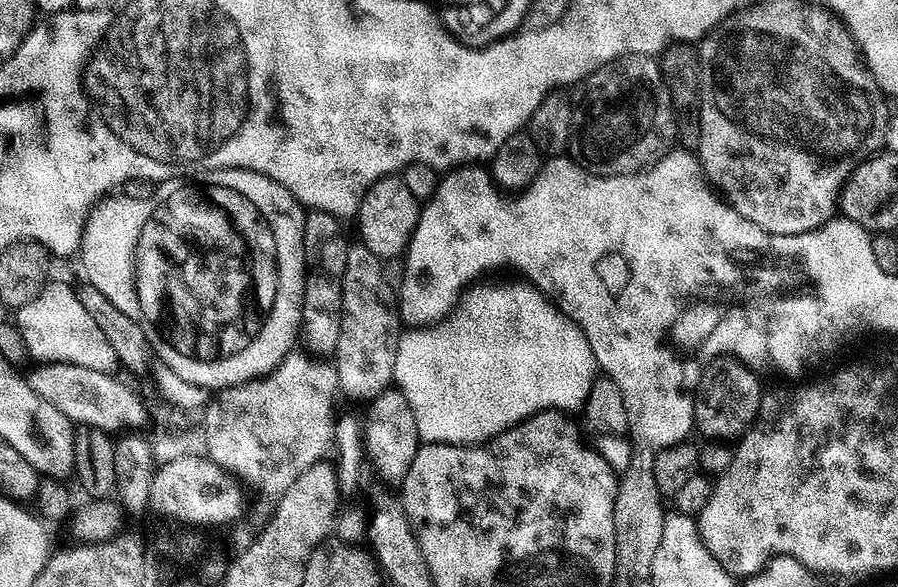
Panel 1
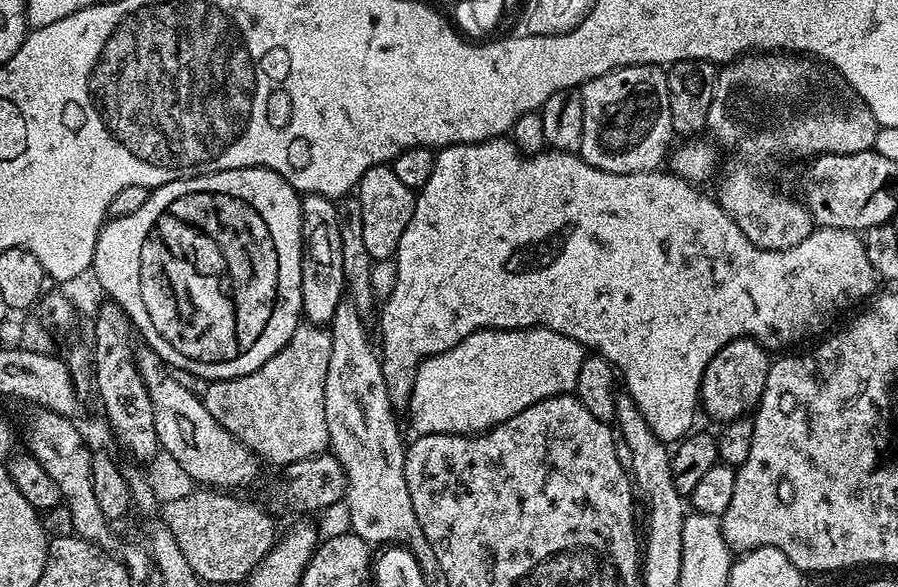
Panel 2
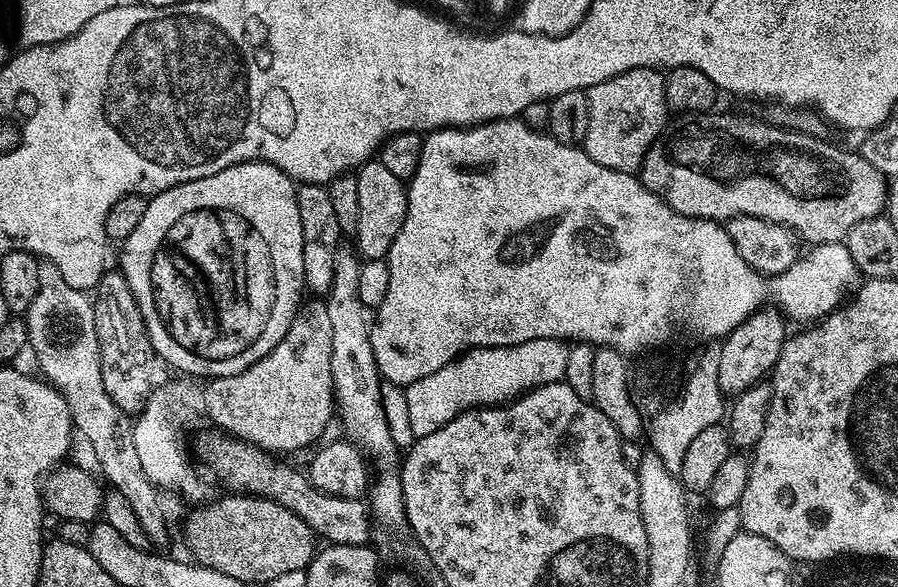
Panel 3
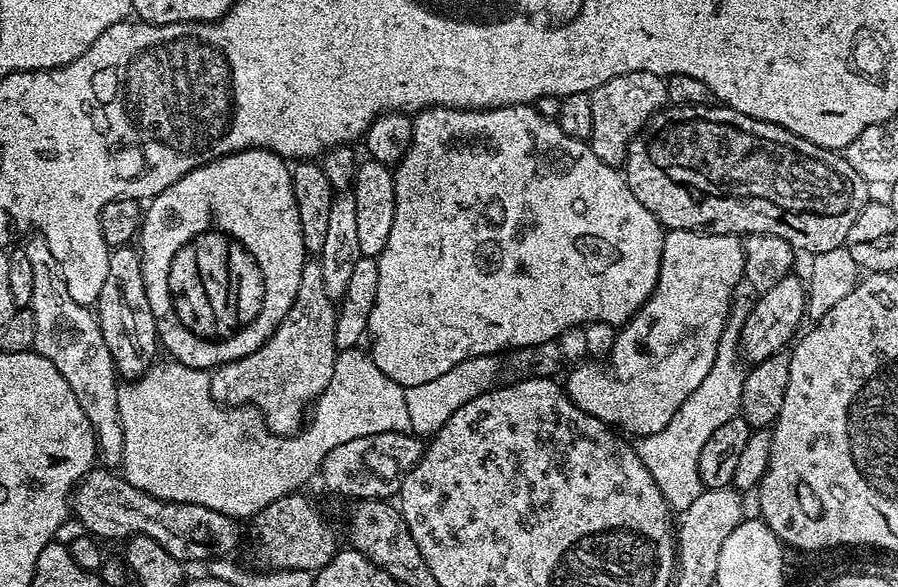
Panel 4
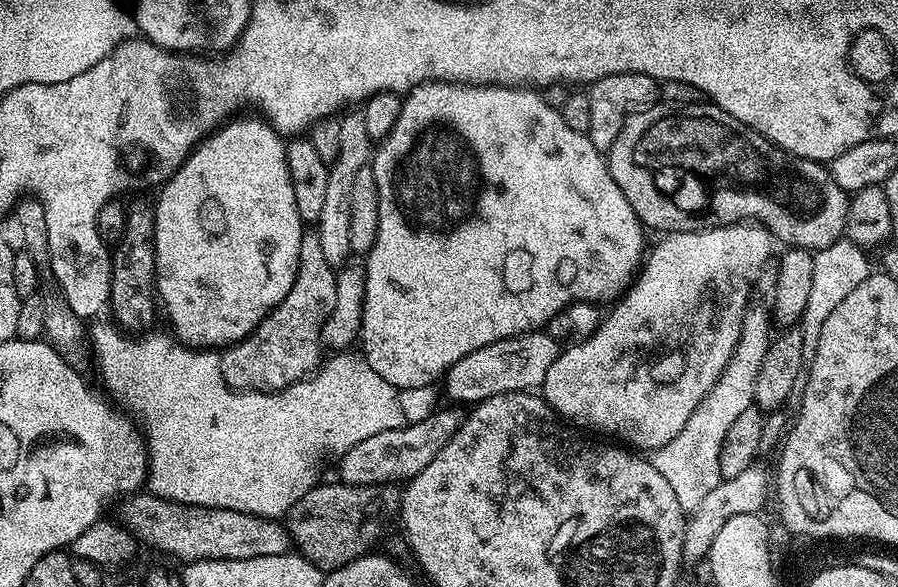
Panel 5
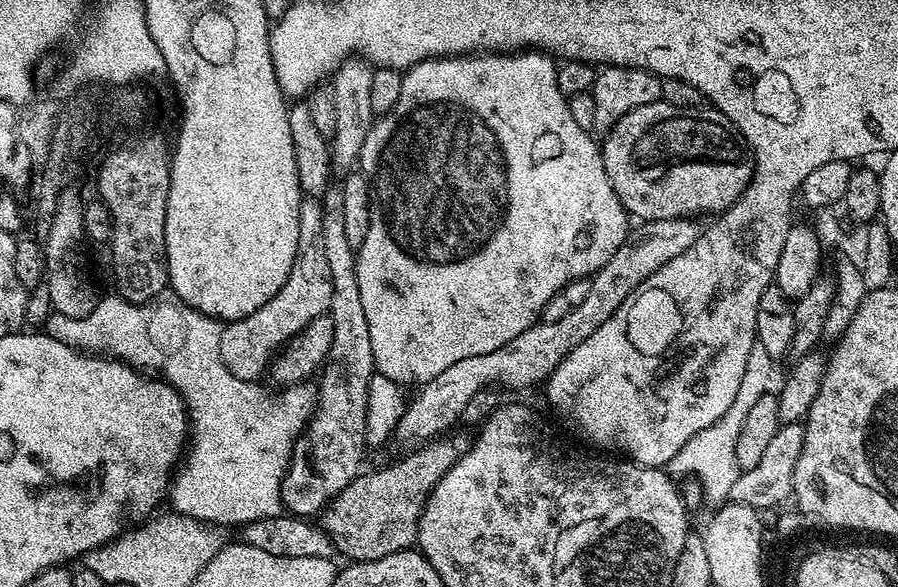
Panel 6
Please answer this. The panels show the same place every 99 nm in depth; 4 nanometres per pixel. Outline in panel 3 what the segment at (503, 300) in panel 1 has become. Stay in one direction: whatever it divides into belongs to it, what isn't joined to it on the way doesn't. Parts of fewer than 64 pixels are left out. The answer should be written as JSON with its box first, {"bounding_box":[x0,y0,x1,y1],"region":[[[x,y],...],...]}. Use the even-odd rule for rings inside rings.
{"bounding_box":[404,338,568,437],"region":[[[550,338],[505,348],[471,348],[442,366],[442,370],[434,370],[434,374],[426,374],[426,378],[418,378],[418,382],[404,388],[413,437],[434,434],[434,430],[446,426],[446,422],[468,408],[507,404],[531,388],[561,383],[566,374],[568,350],[565,341]]]}

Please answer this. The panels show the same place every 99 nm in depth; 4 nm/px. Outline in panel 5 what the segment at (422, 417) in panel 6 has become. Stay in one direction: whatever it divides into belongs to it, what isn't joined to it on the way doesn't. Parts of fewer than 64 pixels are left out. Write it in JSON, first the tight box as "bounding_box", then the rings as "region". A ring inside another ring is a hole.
{"bounding_box":[442,331,561,406],"region":[[[548,331],[523,332],[521,336],[490,342],[490,346],[482,346],[482,350],[466,354],[466,358],[458,358],[458,362],[454,362],[454,366],[444,373],[442,385],[448,391],[448,400],[461,406],[481,404],[486,398],[494,398],[494,394],[530,392],[543,385],[546,370],[554,366],[561,351],[561,341],[552,337]]]}

